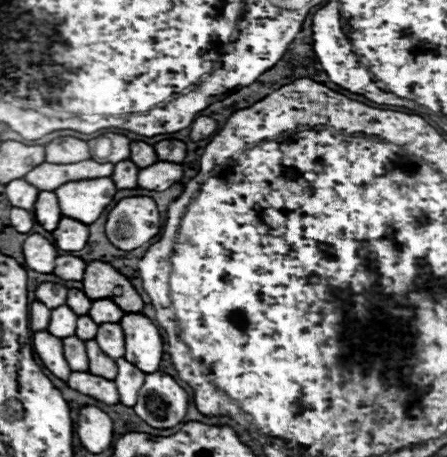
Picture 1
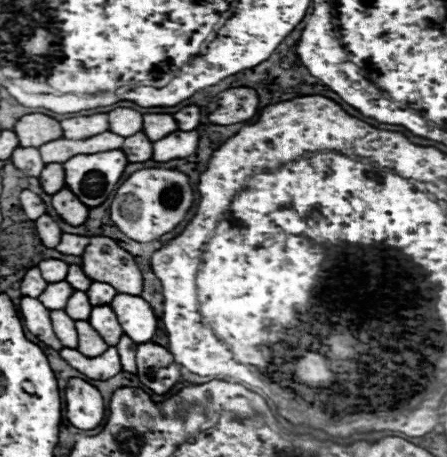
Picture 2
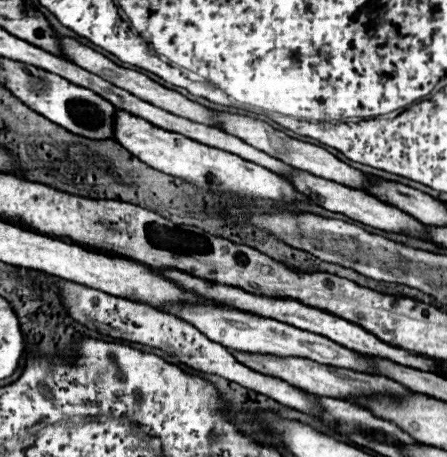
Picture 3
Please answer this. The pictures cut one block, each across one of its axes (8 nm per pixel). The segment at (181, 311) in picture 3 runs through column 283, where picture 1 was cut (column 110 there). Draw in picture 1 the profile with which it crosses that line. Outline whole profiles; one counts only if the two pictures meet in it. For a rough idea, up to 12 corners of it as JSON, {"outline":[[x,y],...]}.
{"outline":[[104,322],[94,338],[110,358],[124,356],[120,324]]}

